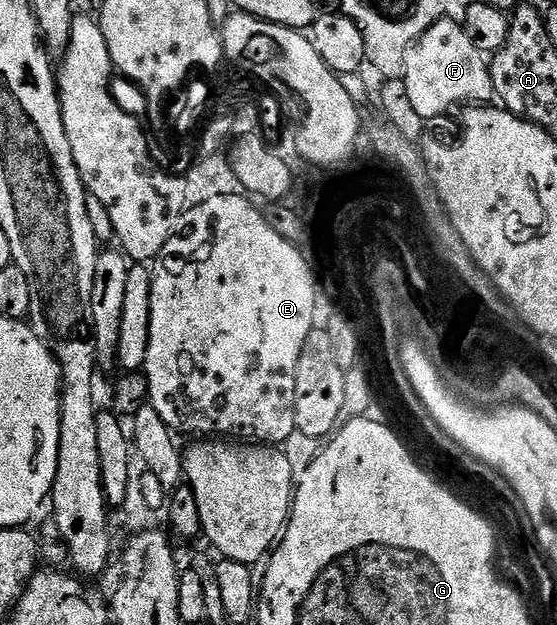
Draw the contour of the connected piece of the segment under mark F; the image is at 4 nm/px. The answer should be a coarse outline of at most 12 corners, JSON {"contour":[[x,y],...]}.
{"contour":[[441,16],[400,70],[423,121],[495,91],[485,56]]}

